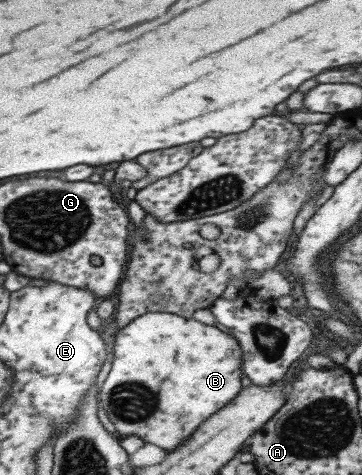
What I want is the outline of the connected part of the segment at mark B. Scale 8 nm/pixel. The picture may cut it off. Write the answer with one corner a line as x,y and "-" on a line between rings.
144,313
138,316
136,320
132,320
118,329
114,336
114,344
112,346
112,368
106,376
102,386
100,386
99,403
102,406
102,410
114,425
119,435
136,436
144,443
154,444
165,451
172,451
182,445
186,439
188,439
188,432
192,437
192,432
198,428
198,424
202,424
206,418
210,418
214,412
218,412
226,402
230,403
232,398
236,398
240,393
240,375
241,375
241,348
237,343
237,340
219,329
216,329
214,325
206,325
200,323
194,319
188,320
188,318
182,318
177,314
172,313

